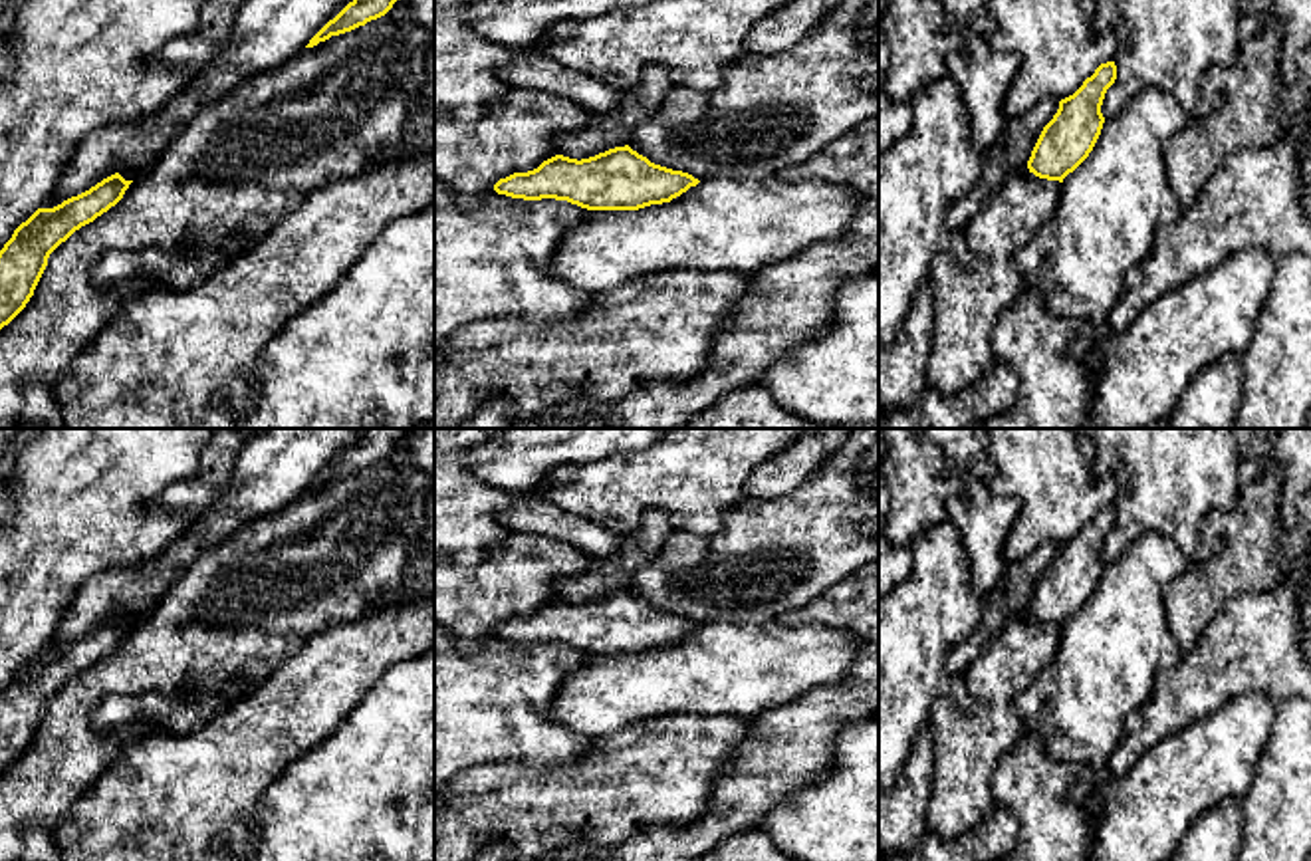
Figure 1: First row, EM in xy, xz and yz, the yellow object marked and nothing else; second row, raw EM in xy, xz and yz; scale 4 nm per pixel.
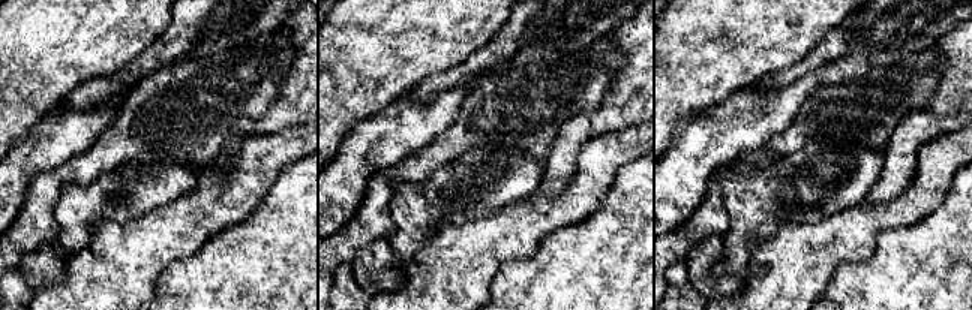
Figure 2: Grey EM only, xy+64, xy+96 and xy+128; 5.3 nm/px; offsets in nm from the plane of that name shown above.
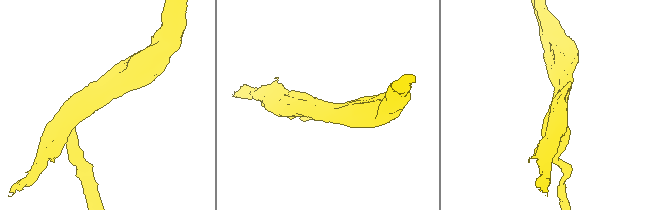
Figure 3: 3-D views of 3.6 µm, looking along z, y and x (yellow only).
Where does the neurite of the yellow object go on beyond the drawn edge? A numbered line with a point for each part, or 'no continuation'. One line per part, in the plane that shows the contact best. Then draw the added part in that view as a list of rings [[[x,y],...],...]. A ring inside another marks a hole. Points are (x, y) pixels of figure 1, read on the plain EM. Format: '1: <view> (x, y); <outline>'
no continuation

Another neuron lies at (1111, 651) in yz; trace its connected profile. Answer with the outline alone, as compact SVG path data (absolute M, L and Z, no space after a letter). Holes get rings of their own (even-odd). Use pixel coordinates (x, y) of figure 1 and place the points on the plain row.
M1144 534L1121 557L1107 561L1089 601L1063 623L1055 661L1015 700L1025 732L1041 738L1051 756L1089 764L1095 790L1111 778L1109 758L1125 734L1129 716L1152 696L1156 678L1182 659L1168 627L1166 589L1188 565L1178 542L1166 534Z

